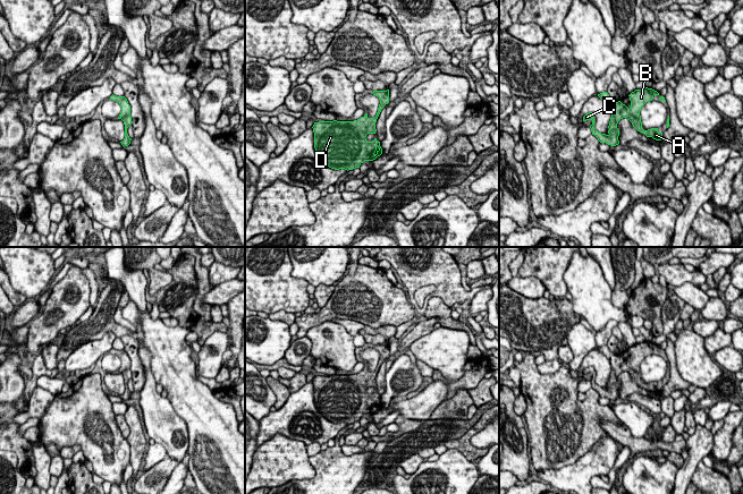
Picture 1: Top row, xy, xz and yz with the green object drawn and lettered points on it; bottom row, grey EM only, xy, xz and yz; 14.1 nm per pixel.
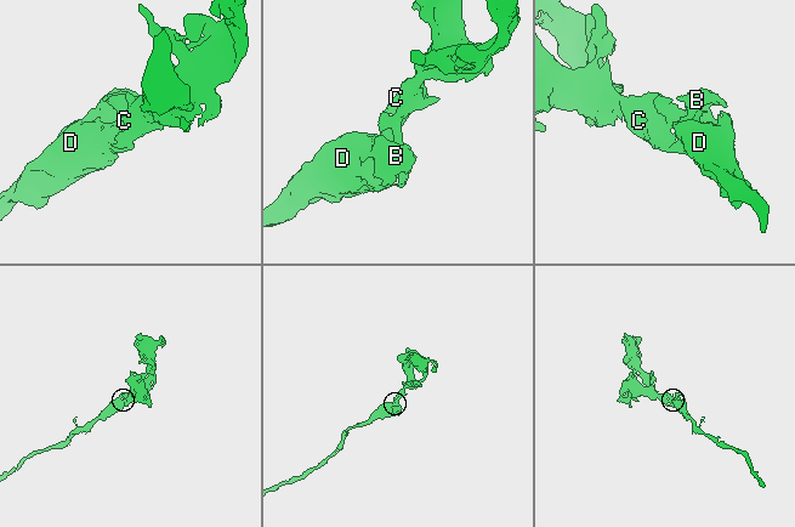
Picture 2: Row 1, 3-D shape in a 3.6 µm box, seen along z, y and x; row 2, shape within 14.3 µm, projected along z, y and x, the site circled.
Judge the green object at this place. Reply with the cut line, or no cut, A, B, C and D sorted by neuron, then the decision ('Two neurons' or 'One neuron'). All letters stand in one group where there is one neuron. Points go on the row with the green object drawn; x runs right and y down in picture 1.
No split. Groups: A B C D. One neuron

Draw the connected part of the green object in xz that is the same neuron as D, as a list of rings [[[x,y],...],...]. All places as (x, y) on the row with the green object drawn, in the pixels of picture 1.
[[[389,90],[373,91],[373,95],[378,96],[380,104],[377,116],[369,118],[368,113],[354,121],[319,121],[313,125],[314,148],[321,161],[331,169],[353,170],[360,168],[364,161],[373,161],[382,154],[380,142],[374,138],[372,142],[366,140],[368,134],[375,134],[377,119],[386,104],[389,103]]]

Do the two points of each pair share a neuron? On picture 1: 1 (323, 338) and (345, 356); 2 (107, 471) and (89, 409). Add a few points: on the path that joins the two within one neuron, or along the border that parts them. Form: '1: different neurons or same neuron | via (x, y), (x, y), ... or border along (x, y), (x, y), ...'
1: same neuron | via (329, 341), (339, 351)
2: same neuron | via (102, 456), (103, 441), (92, 425)

